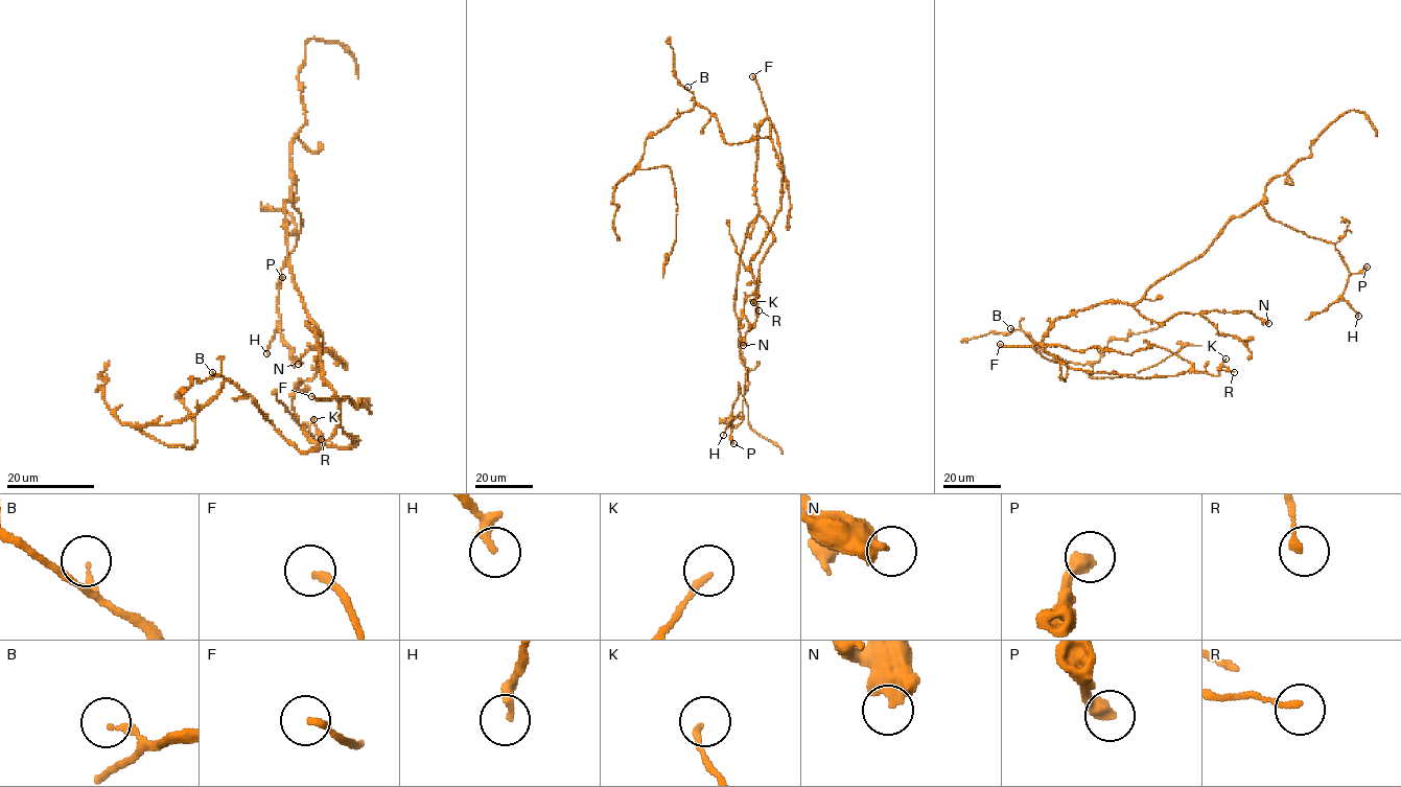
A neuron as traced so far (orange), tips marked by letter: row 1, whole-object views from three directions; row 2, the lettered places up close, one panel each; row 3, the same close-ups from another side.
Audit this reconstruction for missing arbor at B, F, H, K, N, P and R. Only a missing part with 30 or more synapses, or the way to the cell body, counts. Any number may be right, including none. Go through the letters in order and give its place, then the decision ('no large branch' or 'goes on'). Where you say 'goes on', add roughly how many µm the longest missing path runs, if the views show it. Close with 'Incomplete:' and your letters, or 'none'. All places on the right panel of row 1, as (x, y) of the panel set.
B: at (1010, 328); no large branch
F: at (1000, 344); goes on; about 40 µm are missing
H: at (1358, 316); no large branch
K: at (1226, 359); no large branch
N: at (1268, 323); no large branch
P: at (1367, 267); no large branch
R: at (1234, 372); no large branch
Incomplete: F

